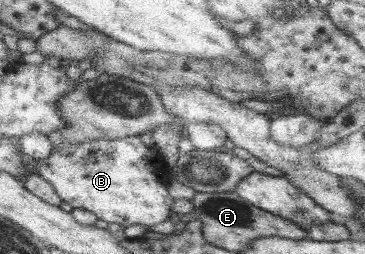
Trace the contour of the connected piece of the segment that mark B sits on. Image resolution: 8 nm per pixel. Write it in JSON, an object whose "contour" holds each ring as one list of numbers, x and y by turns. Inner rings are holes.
{"contour":[[132,135,120,139,88,139,84,143,53,144,50,157,36,159,38,163,34,173,43,177,62,201,70,203,74,208,91,211,97,219,118,225,156,225,164,223,170,218,173,198,168,194,166,183,168,180,167,164,156,145,148,146,140,136]]}

